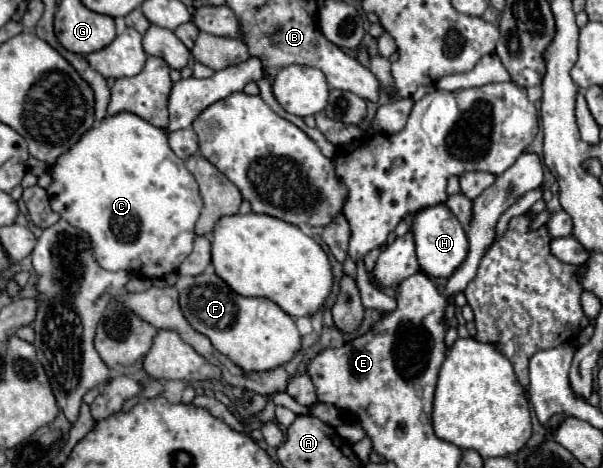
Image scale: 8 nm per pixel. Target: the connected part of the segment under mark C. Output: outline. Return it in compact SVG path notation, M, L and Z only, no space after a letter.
M120 111L112 117L106 115L100 123L88 129L76 145L56 159L50 173L52 183L46 189L50 209L90 235L96 261L104 269L128 269L140 277L162 277L176 271L188 253L192 253L192 241L196 237L194 223L200 215L202 201L196 179L184 167L184 161L172 153L164 129L158 129L128 111Z

